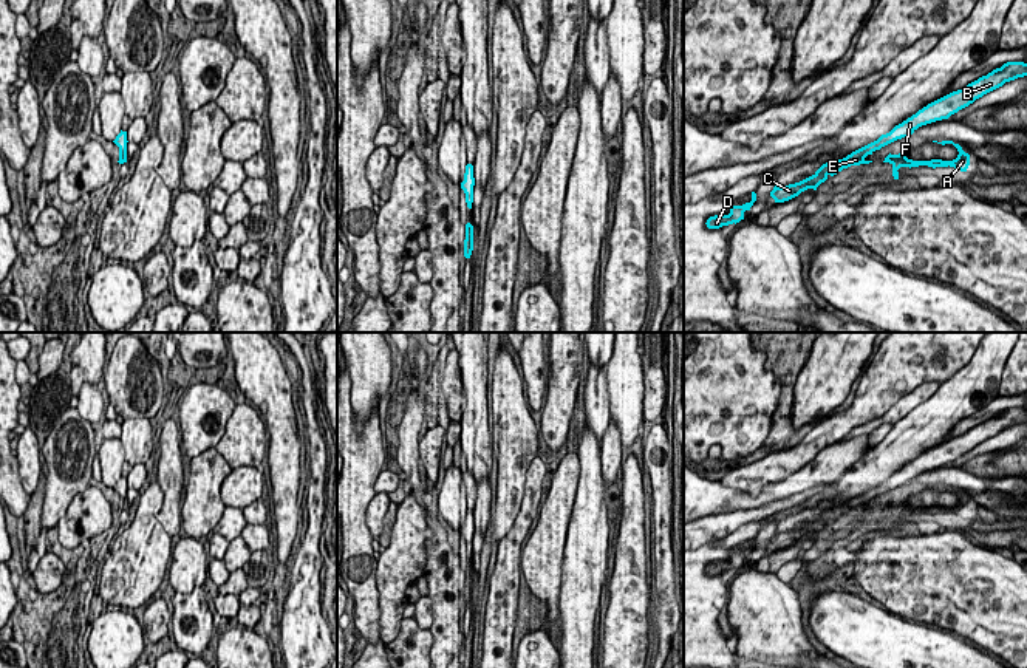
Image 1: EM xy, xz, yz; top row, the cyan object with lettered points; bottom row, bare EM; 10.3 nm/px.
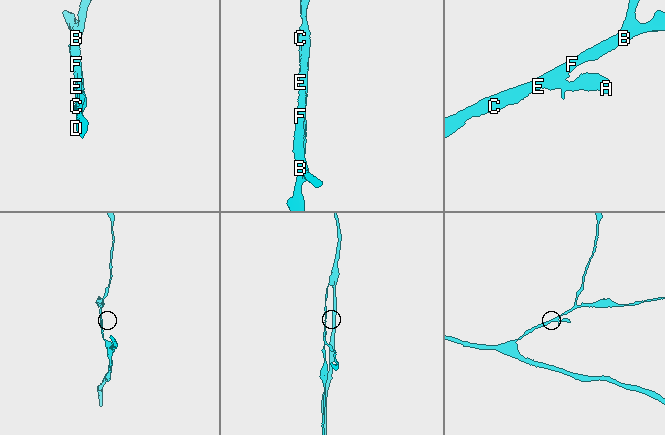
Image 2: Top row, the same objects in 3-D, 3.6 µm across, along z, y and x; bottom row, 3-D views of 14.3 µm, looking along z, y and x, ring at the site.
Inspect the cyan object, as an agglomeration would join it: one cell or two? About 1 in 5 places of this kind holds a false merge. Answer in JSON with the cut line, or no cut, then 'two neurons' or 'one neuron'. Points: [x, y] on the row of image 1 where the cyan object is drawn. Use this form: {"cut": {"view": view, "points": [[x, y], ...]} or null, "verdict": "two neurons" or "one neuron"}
{"cut": null, "verdict": "one neuron"}

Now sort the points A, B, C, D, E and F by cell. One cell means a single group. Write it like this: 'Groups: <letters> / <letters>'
Groups: A B C D E F

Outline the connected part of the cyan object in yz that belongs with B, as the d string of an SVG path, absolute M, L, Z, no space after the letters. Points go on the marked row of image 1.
M1007 62L1001 68L993 70L987 76L979 77L978 80L968 84L965 88L953 91L922 110L916 114L903 121L902 124L896 125L889 133L882 135L877 141L852 152L843 159L831 161L823 164L812 176L789 186L775 186L770 192L770 196L775 203L784 203L807 189L817 190L817 187L827 179L827 176L834 176L843 169L851 165L869 164L872 161L866 161L868 155L872 155L875 150L882 147L913 135L919 127L948 119L951 114L957 113L959 110L968 107L976 99L982 97L984 94L1002 87L1005 82L1015 80L1018 77L1027 76L1027 63L1024 62Z

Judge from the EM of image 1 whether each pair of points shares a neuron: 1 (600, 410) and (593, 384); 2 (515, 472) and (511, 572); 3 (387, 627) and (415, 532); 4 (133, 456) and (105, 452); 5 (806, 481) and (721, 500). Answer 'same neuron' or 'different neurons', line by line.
1: same neuron
2: different neurons
3: same neuron
4: different neurons
5: same neuron

